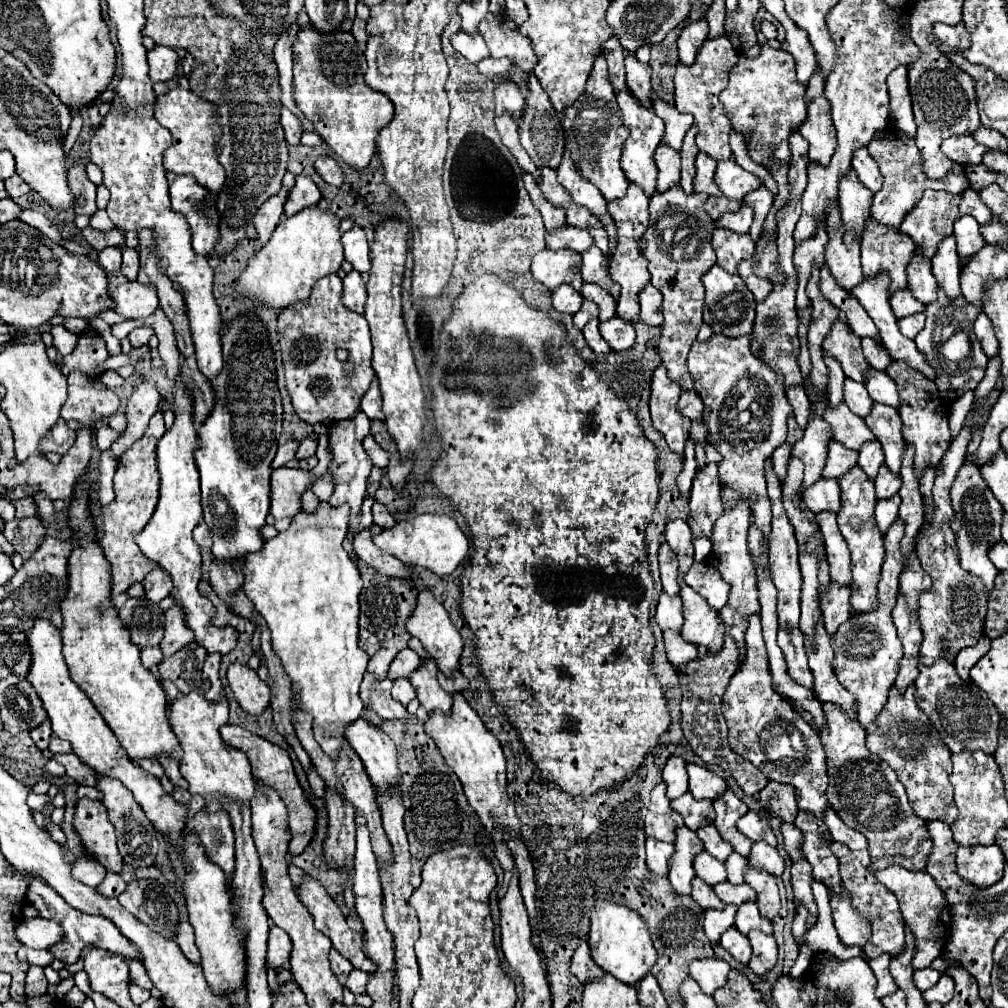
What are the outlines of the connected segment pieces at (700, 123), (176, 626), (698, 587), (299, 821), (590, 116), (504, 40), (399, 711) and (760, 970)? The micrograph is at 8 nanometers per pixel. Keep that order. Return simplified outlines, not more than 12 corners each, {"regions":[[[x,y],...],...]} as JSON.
{"regions":[[[707,38],[691,66],[677,64],[675,106],[693,114],[697,146],[729,160],[719,102],[739,54]],[[167,610],[163,658],[181,650],[195,636],[185,628],[183,610]],[[709,562],[693,564],[685,582],[713,610],[725,606],[729,584]],[[225,724],[221,736],[247,754],[255,780],[277,790],[289,810],[289,852],[313,840],[317,812],[303,794],[289,754]],[[597,56],[563,110],[565,148],[607,202],[625,196],[621,124]],[[489,12],[479,24],[493,58],[535,68],[531,40],[507,14]],[[365,672],[361,700],[381,718],[405,718],[391,680]],[[749,932],[753,958],[749,968],[765,974],[777,962],[775,938]]]}

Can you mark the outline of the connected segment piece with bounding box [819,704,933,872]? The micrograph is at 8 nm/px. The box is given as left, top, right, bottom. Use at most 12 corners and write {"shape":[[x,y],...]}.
{"shape":[[825,704],[827,798],[869,870],[925,870],[933,842],[865,728]]}

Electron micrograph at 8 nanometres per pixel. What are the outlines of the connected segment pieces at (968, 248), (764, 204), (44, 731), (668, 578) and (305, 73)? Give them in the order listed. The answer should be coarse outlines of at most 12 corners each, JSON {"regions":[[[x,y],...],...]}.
{"regions":[[[973,216],[955,222],[957,252],[975,256],[985,246]],[[761,184],[745,196],[755,210],[749,234],[757,242],[773,204],[773,194]],[[51,722],[31,730],[31,738],[41,750],[49,746],[53,738]],[[669,544],[659,548],[659,570],[663,590],[679,594],[677,556]],[[299,30],[293,98],[365,168],[393,102],[351,32]]]}

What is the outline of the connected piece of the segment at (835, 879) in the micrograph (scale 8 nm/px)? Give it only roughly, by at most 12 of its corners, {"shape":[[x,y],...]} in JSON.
{"shape":[[799,812],[803,854],[815,880],[841,892],[839,862],[825,822]]}

